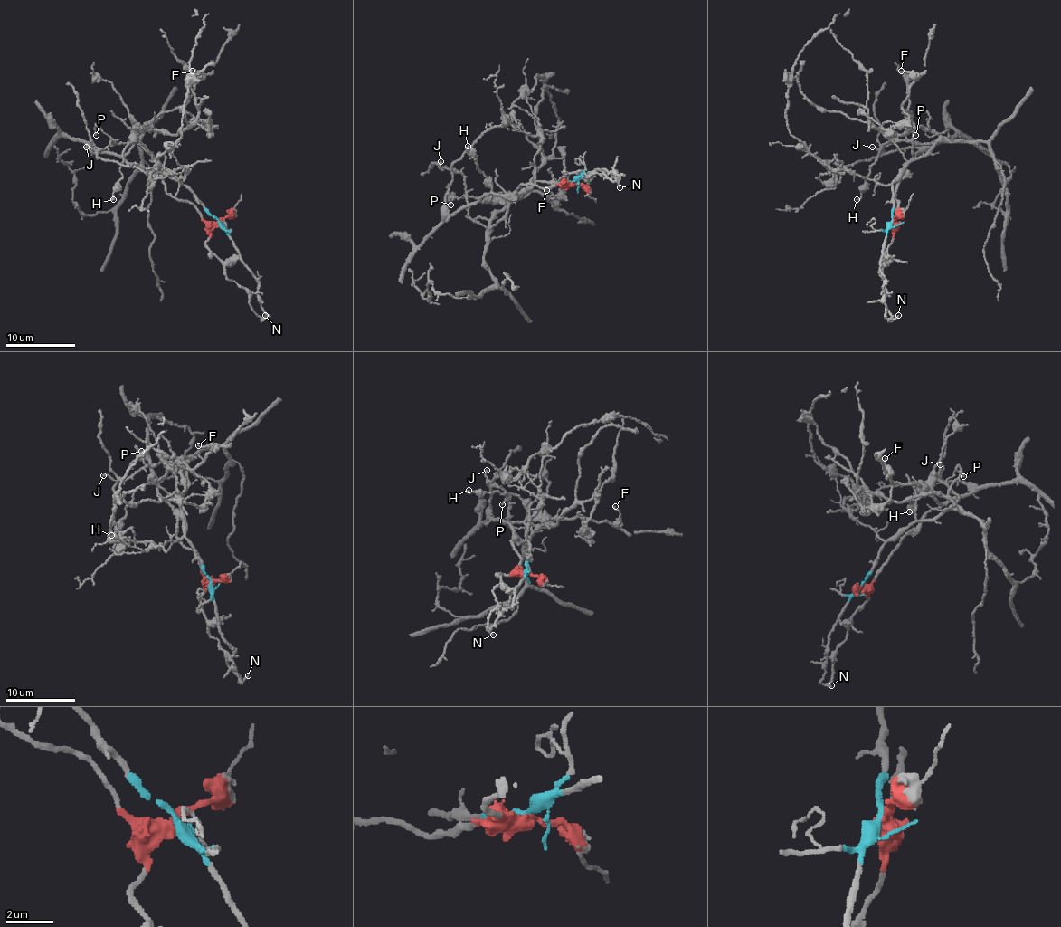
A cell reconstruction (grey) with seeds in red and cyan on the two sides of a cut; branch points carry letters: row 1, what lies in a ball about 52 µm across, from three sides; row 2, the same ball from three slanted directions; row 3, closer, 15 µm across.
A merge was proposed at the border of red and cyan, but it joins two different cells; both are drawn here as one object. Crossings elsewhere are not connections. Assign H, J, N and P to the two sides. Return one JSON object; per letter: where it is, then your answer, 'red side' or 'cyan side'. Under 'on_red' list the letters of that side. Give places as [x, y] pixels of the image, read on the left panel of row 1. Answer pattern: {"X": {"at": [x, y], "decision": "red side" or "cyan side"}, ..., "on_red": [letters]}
{"H": {"at": [113, 199], "decision": "red side"}, "J": {"at": [86, 147], "decision": "cyan side"}, "N": {"at": [265, 315], "decision": "red side"}, "P": {"at": [96, 135], "decision": "cyan side"}, "on_red": ["H", "N"]}

